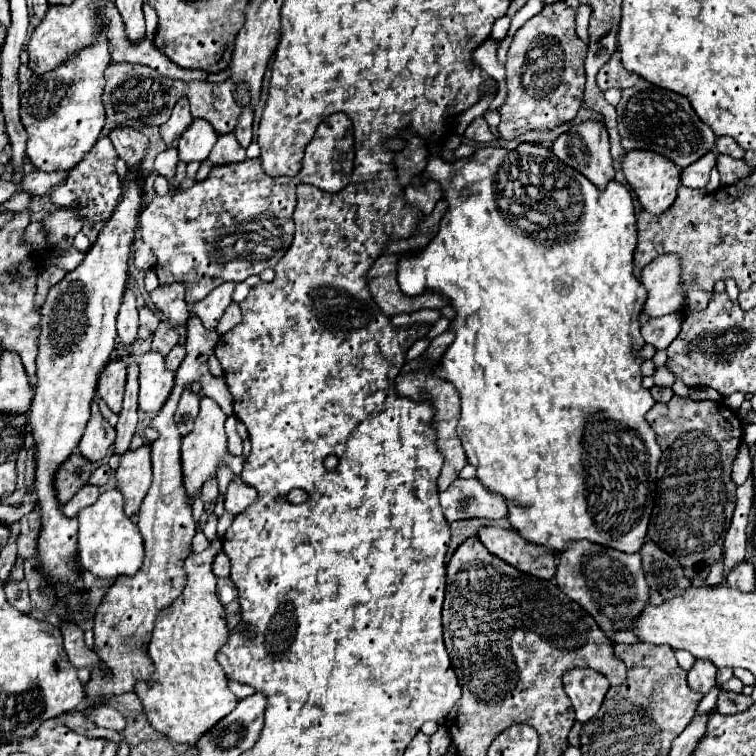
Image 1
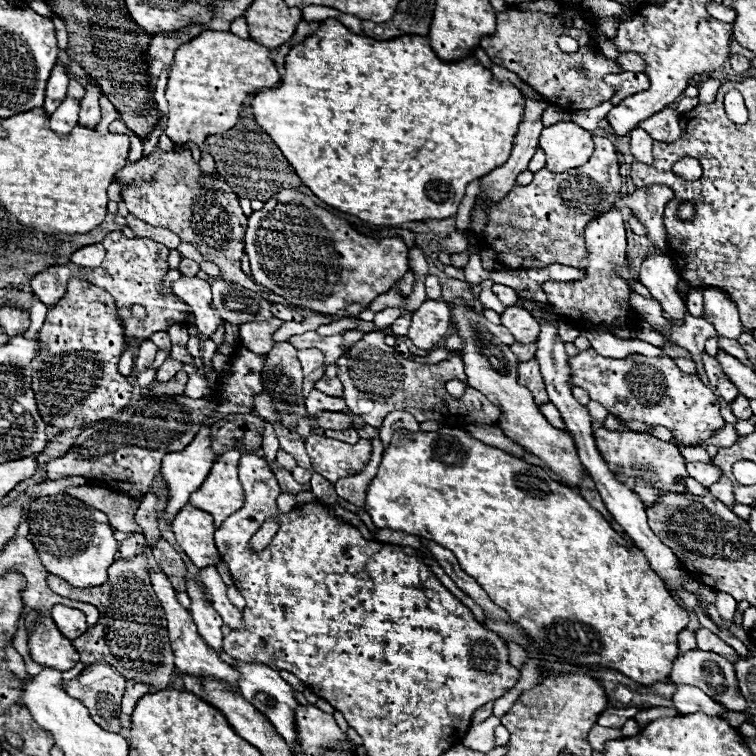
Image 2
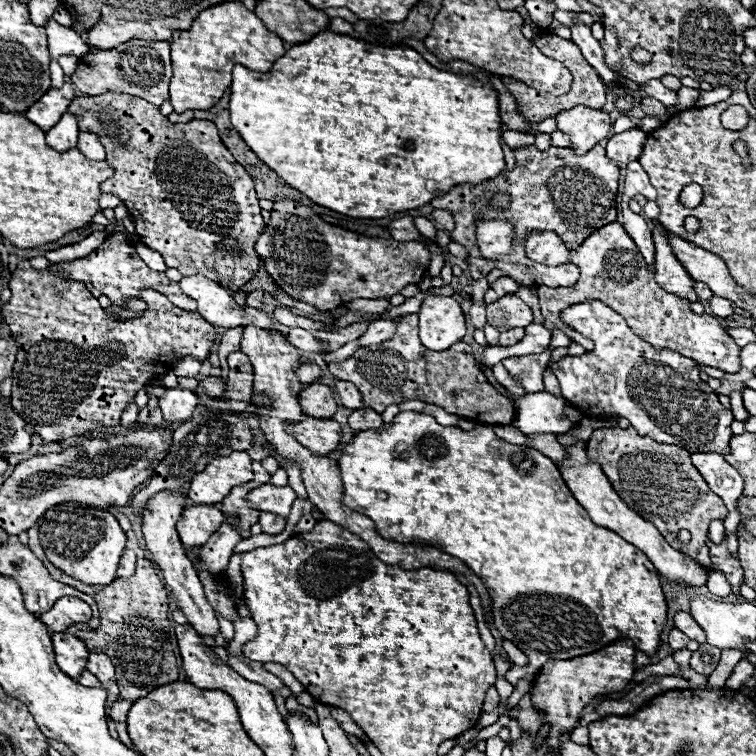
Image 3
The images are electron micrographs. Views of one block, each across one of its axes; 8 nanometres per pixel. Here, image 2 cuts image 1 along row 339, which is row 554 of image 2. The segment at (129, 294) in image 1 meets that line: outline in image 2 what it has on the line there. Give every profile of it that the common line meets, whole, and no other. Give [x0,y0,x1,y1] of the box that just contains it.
[120,536,138,558]

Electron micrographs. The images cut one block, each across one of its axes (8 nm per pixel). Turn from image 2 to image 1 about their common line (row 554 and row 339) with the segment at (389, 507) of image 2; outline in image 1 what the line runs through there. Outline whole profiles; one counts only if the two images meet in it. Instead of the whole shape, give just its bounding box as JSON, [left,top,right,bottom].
[398,143,662,554]

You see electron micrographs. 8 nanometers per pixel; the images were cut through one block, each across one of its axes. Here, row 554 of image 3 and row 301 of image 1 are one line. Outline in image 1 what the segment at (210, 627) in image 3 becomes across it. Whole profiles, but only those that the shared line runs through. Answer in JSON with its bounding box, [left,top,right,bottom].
[150,282,190,324]

